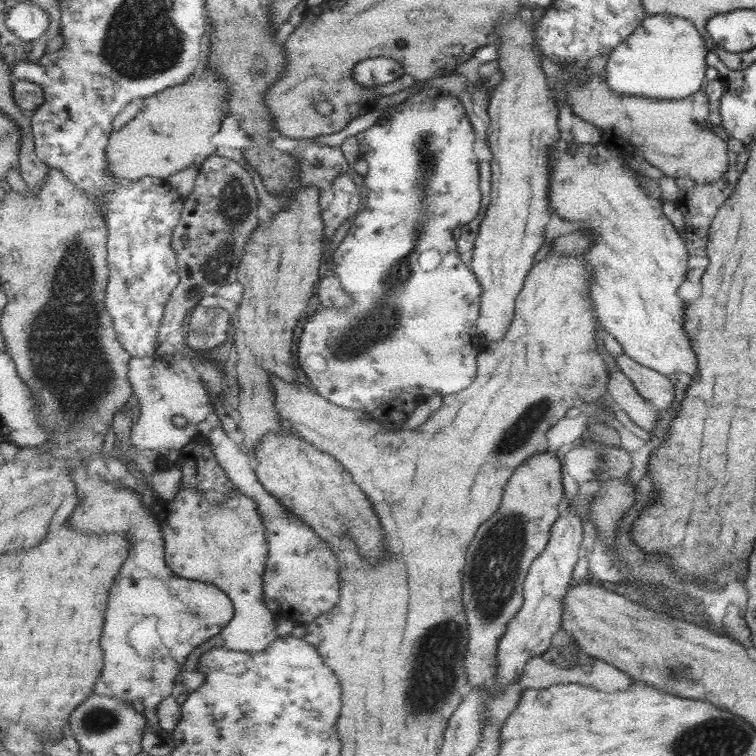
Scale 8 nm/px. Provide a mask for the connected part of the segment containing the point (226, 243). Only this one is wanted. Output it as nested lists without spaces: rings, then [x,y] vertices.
[[[215,154],[200,165],[195,190],[186,198],[180,223],[173,233],[172,247],[177,253],[181,278],[168,301],[160,326],[160,342],[170,343],[180,356],[192,353],[183,331],[187,314],[201,298],[216,296],[222,286],[238,281],[245,247],[260,226],[257,218],[260,195],[255,186],[252,173],[236,160]]]

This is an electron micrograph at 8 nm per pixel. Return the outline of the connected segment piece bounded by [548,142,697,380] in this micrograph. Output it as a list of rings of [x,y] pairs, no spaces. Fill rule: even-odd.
[[[597,142],[597,150],[593,151],[593,145],[575,143],[572,149],[564,149],[558,152],[554,149],[550,154],[550,166],[549,183],[548,183],[548,206],[552,210],[555,210],[557,216],[562,221],[567,222],[583,222],[584,226],[590,231],[592,236],[591,248],[587,249],[582,255],[582,260],[588,264],[590,270],[592,270],[592,279],[588,284],[588,295],[592,302],[592,308],[594,308],[594,316],[596,316],[597,323],[603,330],[604,334],[612,336],[622,348],[622,352],[625,353],[631,360],[637,362],[641,366],[650,368],[660,375],[666,376],[668,379],[674,379],[675,374],[683,373],[689,375],[692,379],[696,378],[696,358],[690,347],[690,340],[685,334],[684,328],[682,328],[682,322],[684,321],[685,304],[682,304],[680,296],[676,295],[676,290],[679,284],[685,280],[685,274],[687,270],[687,251],[684,245],[684,241],[669,220],[661,212],[661,200],[652,199],[645,191],[644,188],[637,183],[635,173],[624,167],[626,164],[626,156],[624,153],[615,154],[613,162],[609,162],[609,156],[607,156],[607,150],[599,148],[599,142]],[[603,154],[603,162],[597,164],[597,155]]]

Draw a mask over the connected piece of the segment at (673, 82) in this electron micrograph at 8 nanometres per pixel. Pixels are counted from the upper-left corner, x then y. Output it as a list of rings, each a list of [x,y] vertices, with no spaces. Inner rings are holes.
[[[647,15],[607,56],[607,86],[618,95],[679,100],[701,90],[707,49],[693,24],[678,16]]]

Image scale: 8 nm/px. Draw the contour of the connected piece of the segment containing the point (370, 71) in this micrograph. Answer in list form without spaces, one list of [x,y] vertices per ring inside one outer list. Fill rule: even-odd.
[[[377,57],[356,64],[354,76],[365,88],[380,88],[404,75],[404,65],[397,60]]]

